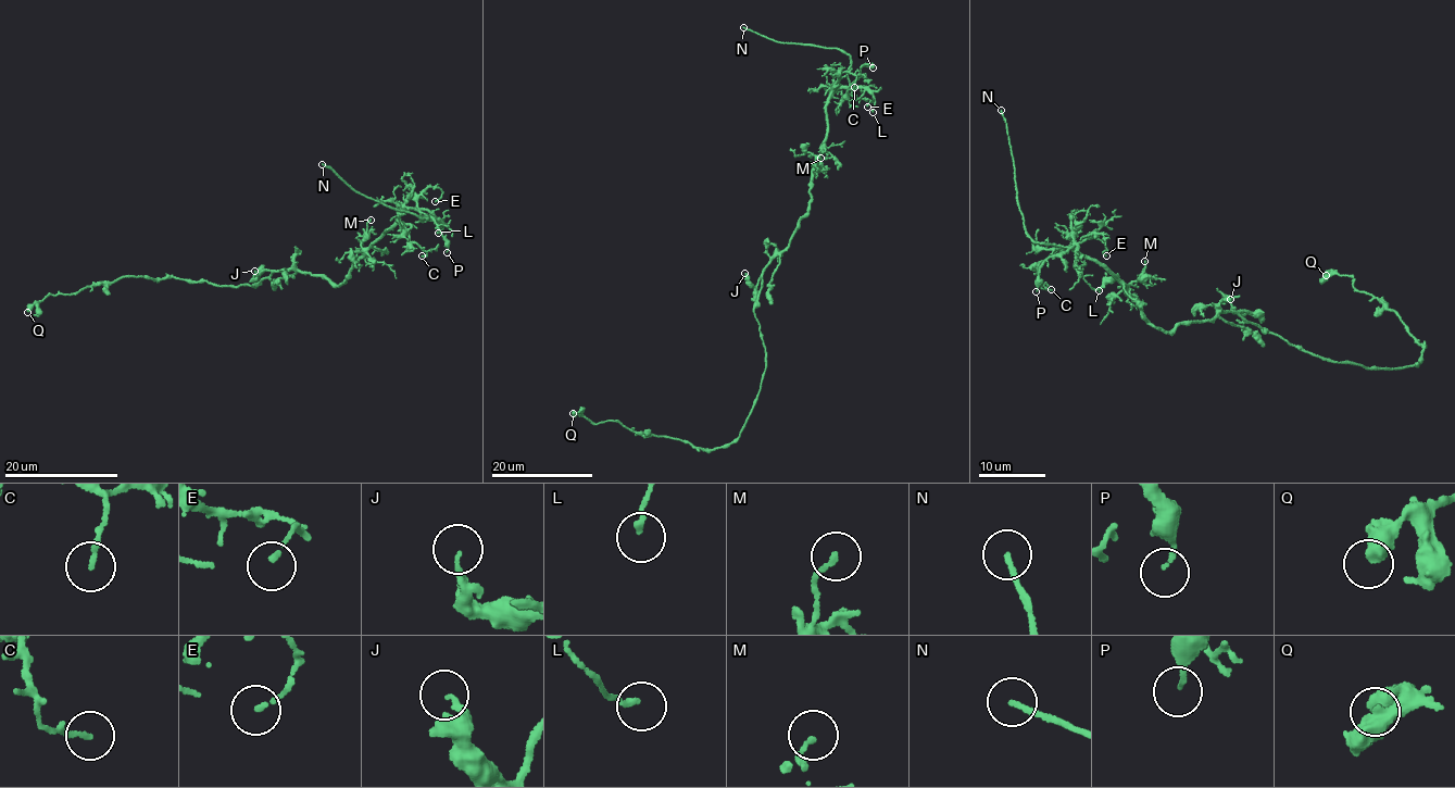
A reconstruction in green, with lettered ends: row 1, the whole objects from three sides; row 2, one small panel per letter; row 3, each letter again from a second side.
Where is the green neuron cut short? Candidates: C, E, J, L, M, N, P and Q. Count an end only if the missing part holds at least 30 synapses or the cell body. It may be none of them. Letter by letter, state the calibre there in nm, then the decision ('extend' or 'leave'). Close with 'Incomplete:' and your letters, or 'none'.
C: 160 nm | leave
E: 130 nm | leave
J: 100 nm | leave
L: 170 nm | leave
M: 150 nm | leave
N: 170 nm | extend
P: 130 nm | leave
Q: 550 nm | leave
Incomplete: N

